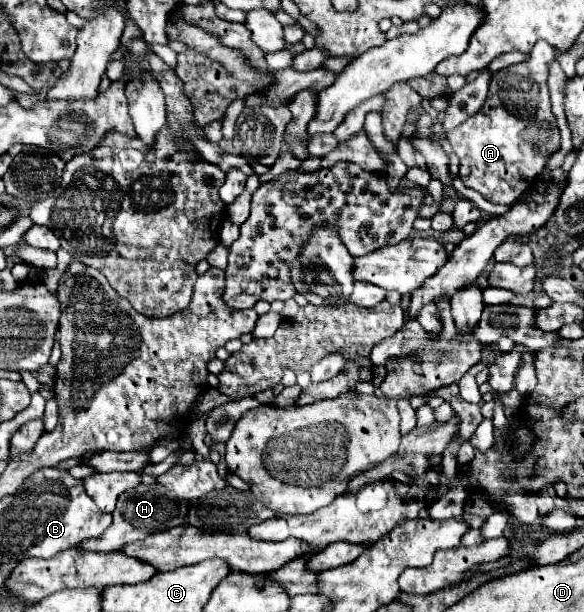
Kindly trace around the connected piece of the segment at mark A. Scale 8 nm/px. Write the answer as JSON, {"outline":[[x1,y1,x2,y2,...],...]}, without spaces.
{"outline":[[545,40,537,42,525,62,507,66,491,76,483,108,447,134,461,162,459,176,463,184,493,204,515,202,521,196,521,188,533,186,547,158,559,149,559,128,551,112,547,86,549,62,553,60,555,48]]}

